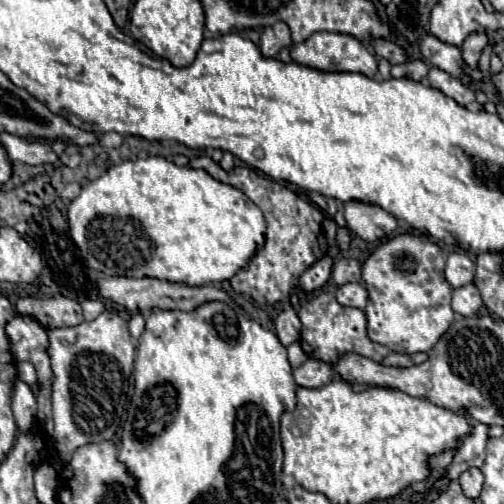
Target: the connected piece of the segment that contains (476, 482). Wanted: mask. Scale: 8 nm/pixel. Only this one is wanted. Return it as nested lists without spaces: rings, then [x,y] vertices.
[[[471,468],[459,476],[459,484],[467,498],[477,500],[481,494],[481,488],[483,488],[483,474],[477,468]]]

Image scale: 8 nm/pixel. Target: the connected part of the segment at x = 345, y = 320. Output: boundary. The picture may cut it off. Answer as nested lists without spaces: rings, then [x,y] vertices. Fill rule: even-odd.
[[[319,292],[311,300],[303,302],[301,310],[299,310],[299,320],[303,324],[299,342],[301,342],[301,348],[305,350],[305,354],[311,356],[311,358],[317,358],[317,360],[323,360],[323,362],[331,364],[331,362],[337,360],[339,354],[355,352],[359,356],[381,362],[389,354],[389,348],[369,340],[369,336],[367,336],[367,318],[365,318],[363,310],[341,306],[337,302],[337,298],[329,292]]]

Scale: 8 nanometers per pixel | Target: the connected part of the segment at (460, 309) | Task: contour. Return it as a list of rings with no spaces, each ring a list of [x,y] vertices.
[[[467,284],[467,286],[455,288],[453,290],[453,304],[451,306],[461,316],[477,314],[477,310],[483,306],[483,300],[481,300],[481,294],[479,294],[477,286],[475,284]]]

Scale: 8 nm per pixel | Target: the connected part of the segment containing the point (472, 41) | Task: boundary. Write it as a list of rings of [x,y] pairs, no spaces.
[[[471,34],[471,36],[463,42],[463,46],[461,46],[463,58],[465,58],[465,62],[467,62],[473,70],[479,68],[479,58],[481,58],[481,52],[483,52],[485,46],[487,46],[487,36],[485,36],[485,34]]]

